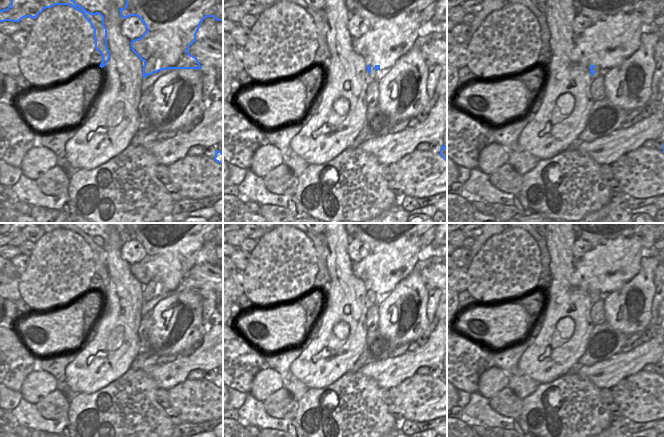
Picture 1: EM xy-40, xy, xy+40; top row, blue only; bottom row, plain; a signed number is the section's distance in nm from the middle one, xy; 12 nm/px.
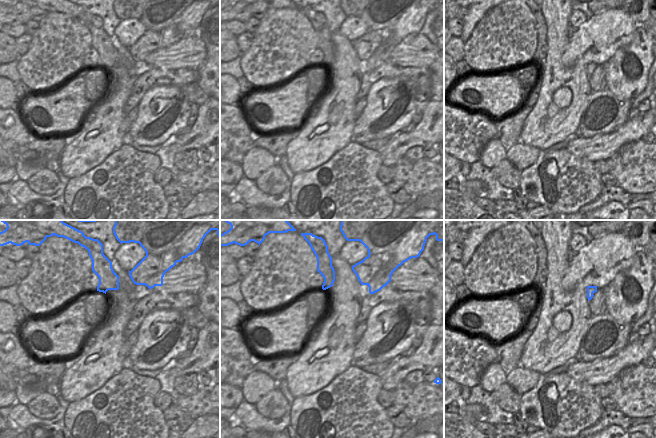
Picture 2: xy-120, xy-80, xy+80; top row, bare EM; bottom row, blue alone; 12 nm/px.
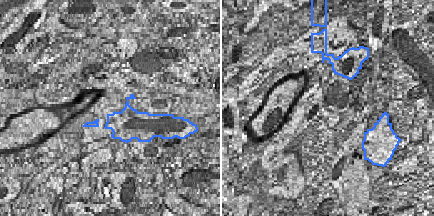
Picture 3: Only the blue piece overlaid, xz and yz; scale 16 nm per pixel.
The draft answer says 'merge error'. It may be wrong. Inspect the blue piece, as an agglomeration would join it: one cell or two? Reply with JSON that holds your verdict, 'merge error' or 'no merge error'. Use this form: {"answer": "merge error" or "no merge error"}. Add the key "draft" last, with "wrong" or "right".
{"answer": "merge error", "draft": "right"}

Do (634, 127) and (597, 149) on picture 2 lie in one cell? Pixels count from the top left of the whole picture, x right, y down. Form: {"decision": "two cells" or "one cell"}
{"decision": "one cell"}

